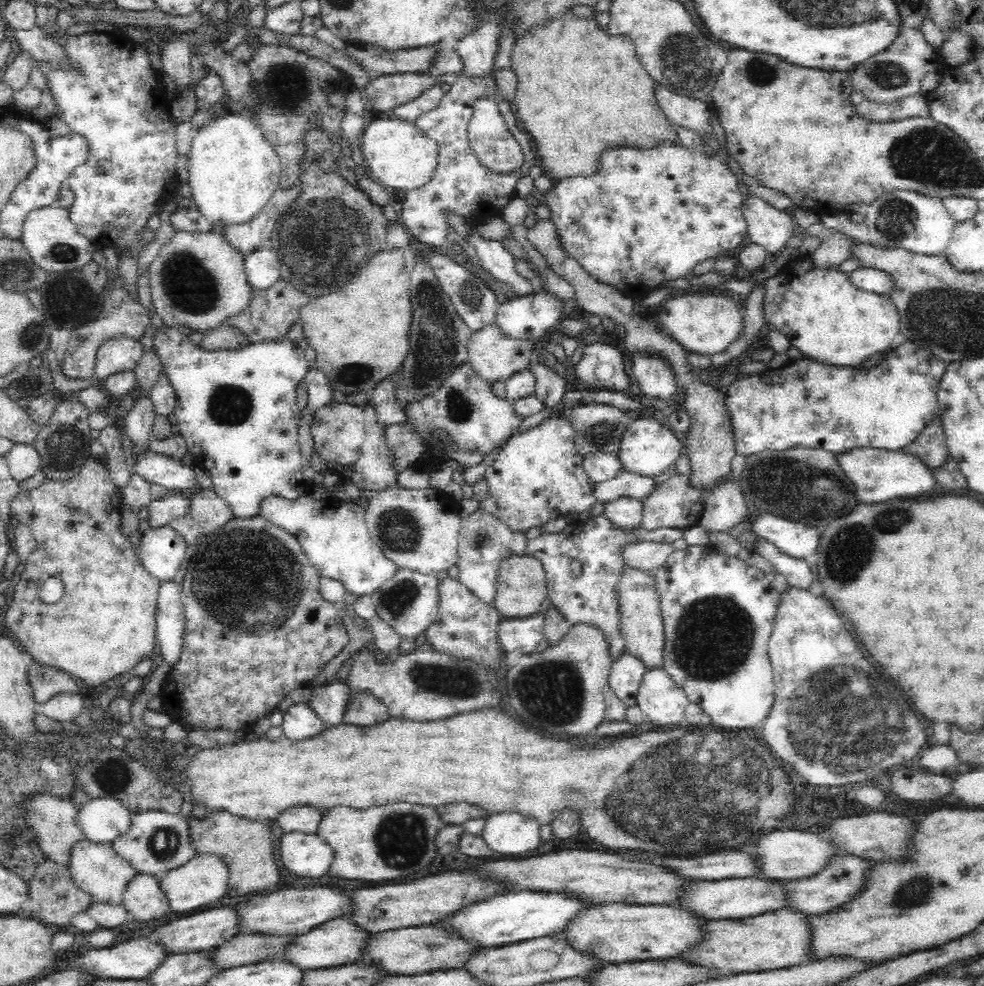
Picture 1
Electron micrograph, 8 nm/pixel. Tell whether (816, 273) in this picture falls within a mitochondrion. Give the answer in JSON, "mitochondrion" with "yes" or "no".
{"mitochondrion":"no"}

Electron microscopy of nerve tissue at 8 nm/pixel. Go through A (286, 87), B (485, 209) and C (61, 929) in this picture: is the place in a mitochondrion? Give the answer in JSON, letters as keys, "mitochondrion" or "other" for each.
{"A":"mitochondrion","B":"other","C":"other"}

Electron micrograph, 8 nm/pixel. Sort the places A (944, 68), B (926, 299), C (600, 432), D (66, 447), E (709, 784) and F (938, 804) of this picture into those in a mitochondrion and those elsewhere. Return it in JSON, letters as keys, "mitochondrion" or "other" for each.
{"A":"other","B":"mitochondrion","C":"mitochondrion","D":"mitochondrion","E":"mitochondrion","F":"other"}

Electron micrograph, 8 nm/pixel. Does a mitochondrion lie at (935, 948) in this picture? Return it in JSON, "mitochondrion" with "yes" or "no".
{"mitochondrion":"no"}

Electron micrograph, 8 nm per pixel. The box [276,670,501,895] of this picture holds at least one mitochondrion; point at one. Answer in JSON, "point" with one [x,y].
{"point":[401,836]}

